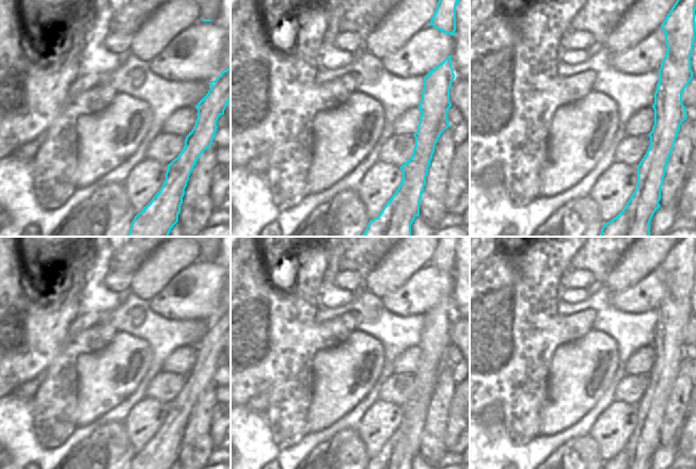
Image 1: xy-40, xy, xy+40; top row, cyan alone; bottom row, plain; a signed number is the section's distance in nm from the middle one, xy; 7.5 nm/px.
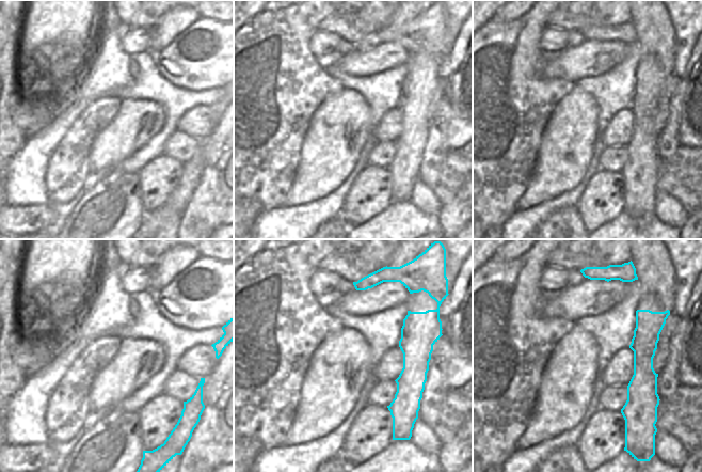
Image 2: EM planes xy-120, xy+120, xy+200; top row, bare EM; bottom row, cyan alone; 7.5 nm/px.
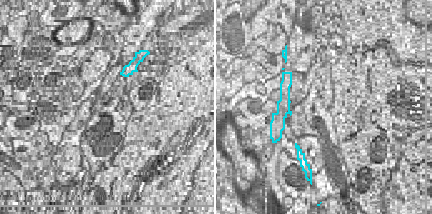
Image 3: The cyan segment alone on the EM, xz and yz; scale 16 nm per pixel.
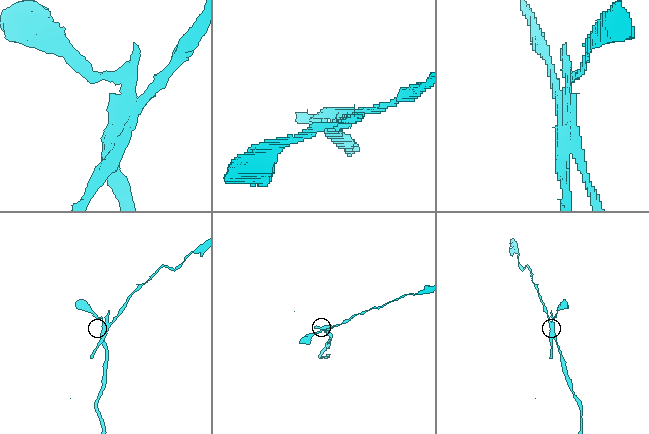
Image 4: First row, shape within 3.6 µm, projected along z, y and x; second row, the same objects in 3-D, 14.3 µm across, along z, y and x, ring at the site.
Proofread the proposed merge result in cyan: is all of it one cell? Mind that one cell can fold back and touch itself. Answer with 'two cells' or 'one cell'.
two cells

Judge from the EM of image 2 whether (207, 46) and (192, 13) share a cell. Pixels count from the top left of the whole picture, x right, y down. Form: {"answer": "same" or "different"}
{"answer": "different"}

